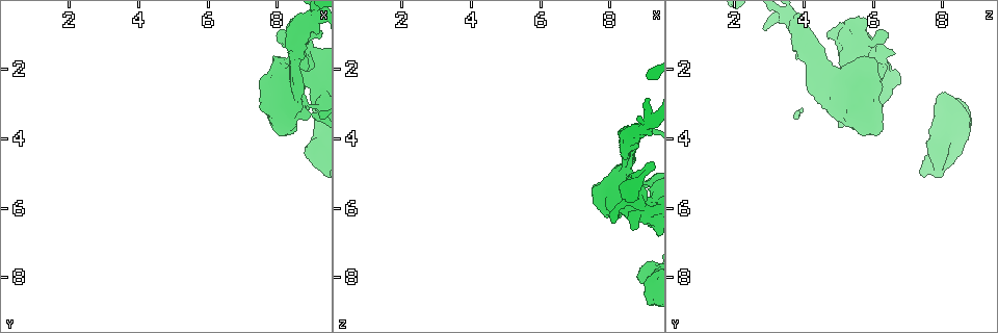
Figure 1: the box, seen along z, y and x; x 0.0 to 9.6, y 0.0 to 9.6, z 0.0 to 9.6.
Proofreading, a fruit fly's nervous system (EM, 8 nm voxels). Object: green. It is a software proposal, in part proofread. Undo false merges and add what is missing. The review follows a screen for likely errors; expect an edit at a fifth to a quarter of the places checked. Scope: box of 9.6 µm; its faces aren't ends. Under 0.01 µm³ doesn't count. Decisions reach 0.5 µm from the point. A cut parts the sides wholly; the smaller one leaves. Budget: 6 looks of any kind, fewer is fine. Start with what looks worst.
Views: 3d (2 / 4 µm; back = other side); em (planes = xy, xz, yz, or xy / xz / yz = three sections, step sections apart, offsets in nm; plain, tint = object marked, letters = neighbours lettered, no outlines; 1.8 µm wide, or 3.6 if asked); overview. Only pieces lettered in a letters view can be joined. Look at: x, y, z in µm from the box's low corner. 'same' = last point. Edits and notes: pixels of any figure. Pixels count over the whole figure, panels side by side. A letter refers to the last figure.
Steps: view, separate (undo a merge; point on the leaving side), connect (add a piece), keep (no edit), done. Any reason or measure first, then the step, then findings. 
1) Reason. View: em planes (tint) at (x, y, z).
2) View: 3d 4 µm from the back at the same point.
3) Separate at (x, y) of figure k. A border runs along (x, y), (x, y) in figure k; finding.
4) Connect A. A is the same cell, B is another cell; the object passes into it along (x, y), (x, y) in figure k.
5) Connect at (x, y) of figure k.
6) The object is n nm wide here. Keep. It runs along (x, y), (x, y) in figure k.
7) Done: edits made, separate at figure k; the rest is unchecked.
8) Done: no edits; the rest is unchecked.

Abrupt turn. View: em yz step 16 (tint) at (8.35, 1.05, 3.90).

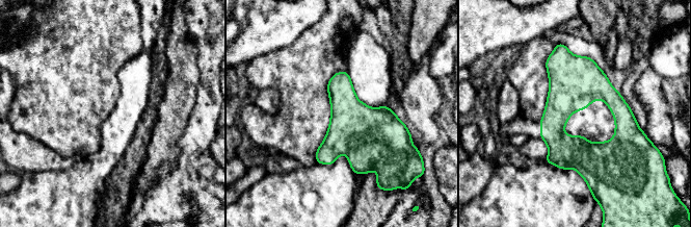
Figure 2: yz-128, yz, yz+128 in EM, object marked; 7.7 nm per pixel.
Cut it another way. View: em planes (tint) at the same point.

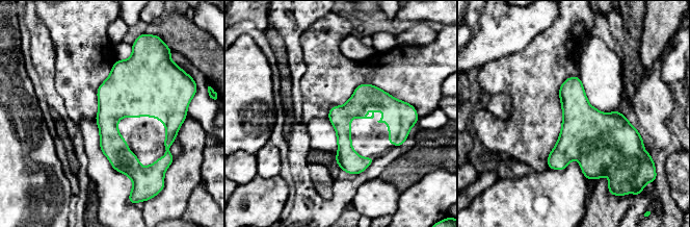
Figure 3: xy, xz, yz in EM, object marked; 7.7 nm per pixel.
View: em planes (letters) at the same point.

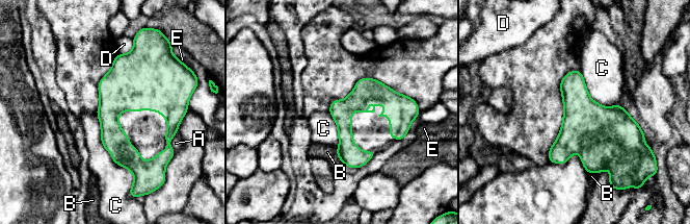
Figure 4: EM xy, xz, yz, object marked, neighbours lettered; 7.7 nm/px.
Keep. A, B, C, D and E are other cells; a border runs along (96, 112), (101, 144), (134, 178) in figure 4; continuous, no second neuron.

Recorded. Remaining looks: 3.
View: 3d 4 µm from the back at (9.05, 1.75, 6.10).

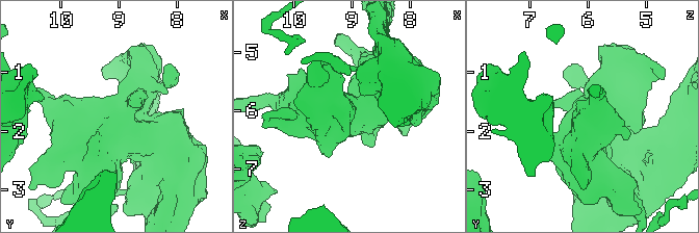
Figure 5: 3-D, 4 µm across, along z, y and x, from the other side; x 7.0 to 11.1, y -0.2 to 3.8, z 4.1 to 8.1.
View: em 3.6 µm yz step 8 (tint) at (9.00, 1.75, 6.15).

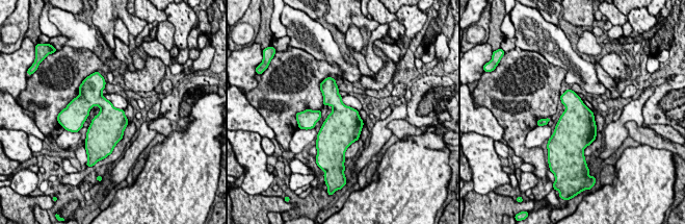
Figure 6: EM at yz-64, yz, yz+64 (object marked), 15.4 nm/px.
Cut it another way. View: em 3.6 µm planes (letters) at the same point.

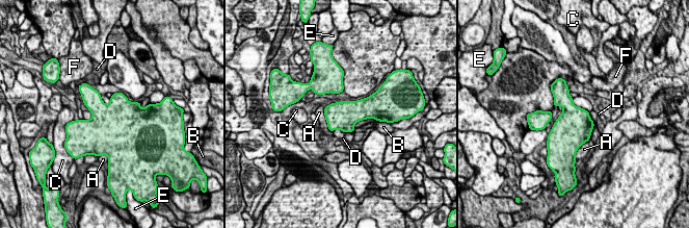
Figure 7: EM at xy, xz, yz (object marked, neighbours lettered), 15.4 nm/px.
Keep. A, B, C, D, E and F are other cells; a border runs along (594, 125), (590, 137), (576, 150) in figure 7; continuous, no second neuron.

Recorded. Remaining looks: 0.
Done: no edits; the rest is unchecked.

